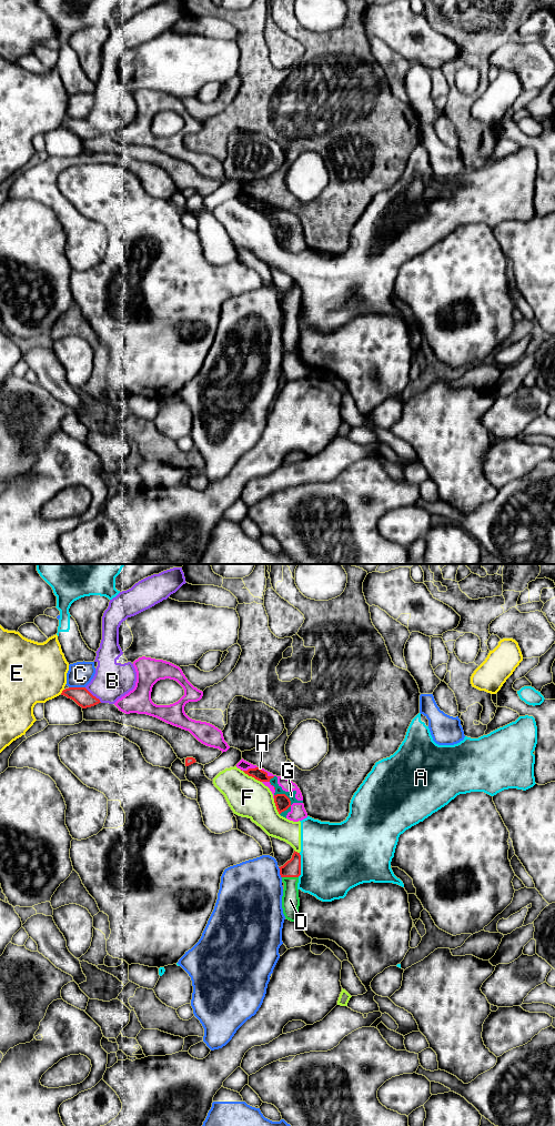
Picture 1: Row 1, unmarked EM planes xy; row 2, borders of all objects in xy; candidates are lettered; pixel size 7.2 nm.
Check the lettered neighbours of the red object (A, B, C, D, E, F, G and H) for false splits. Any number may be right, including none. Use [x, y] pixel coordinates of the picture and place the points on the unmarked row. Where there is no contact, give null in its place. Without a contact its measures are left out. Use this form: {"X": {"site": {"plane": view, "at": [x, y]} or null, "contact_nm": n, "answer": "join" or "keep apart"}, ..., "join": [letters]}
{"A": {"site": {"plane": "xy", "at": [300, 297]}, "contact_nm": 180, "answer": "keep apart"}, "B": {"site": {"plane": "xy", "at": [92, 127]}, "contact_nm": 170, "answer": "keep apart"}, "C": {"site": {"plane": "xy", "at": [77, 119]}, "contact_nm": 120, "answer": "keep apart"}, "D": {"site": {"plane": "xy", "at": [290, 308]}, "contact_nm": 120, "answer": "join"}, "E": {"site": {"plane": "xy", "at": [62, 122]}, "contact_nm": 50, "answer": "keep apart"}, "F": {"site": {"plane": "xy", "at": [251, 207]}, "contact_nm": 180, "answer": "keep apart"}, "G": {"site": {"plane": "xy", "at": [290, 235]}, "contact_nm": 160, "answer": "keep apart"}, "H": {"site": {"plane": "xy", "at": [266, 204]}, "contact_nm": 130, "answer": "keep apart"}, "join": ["D"]}

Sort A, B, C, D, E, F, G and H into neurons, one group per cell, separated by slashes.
A F / B / C / D / E / G H

